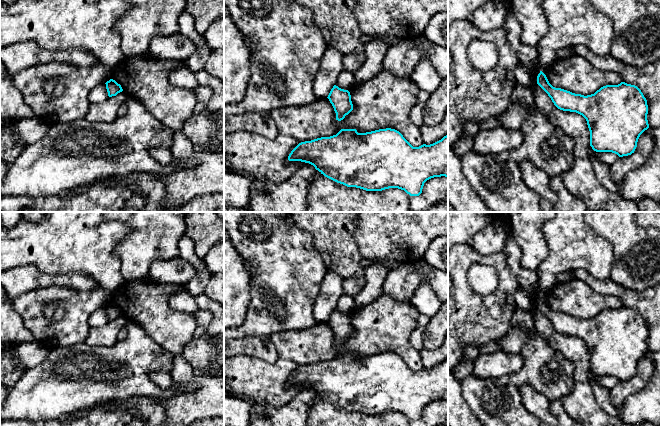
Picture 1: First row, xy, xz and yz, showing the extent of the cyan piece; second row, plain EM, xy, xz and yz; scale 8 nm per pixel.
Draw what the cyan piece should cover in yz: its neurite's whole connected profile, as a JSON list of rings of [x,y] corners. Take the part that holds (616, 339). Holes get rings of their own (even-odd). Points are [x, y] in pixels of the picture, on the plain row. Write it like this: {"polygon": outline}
{"polygon": [[[542,295],[537,300],[537,308],[558,333],[576,336],[586,343],[590,355],[590,370],[596,376],[612,376],[619,381],[631,379],[637,371],[640,359],[649,352],[647,324],[635,309],[625,306],[606,309],[594,318],[584,320],[553,311]]]}

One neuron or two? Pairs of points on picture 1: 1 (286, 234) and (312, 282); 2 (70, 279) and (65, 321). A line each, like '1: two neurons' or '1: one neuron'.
1: one neuron
2: two neurons

